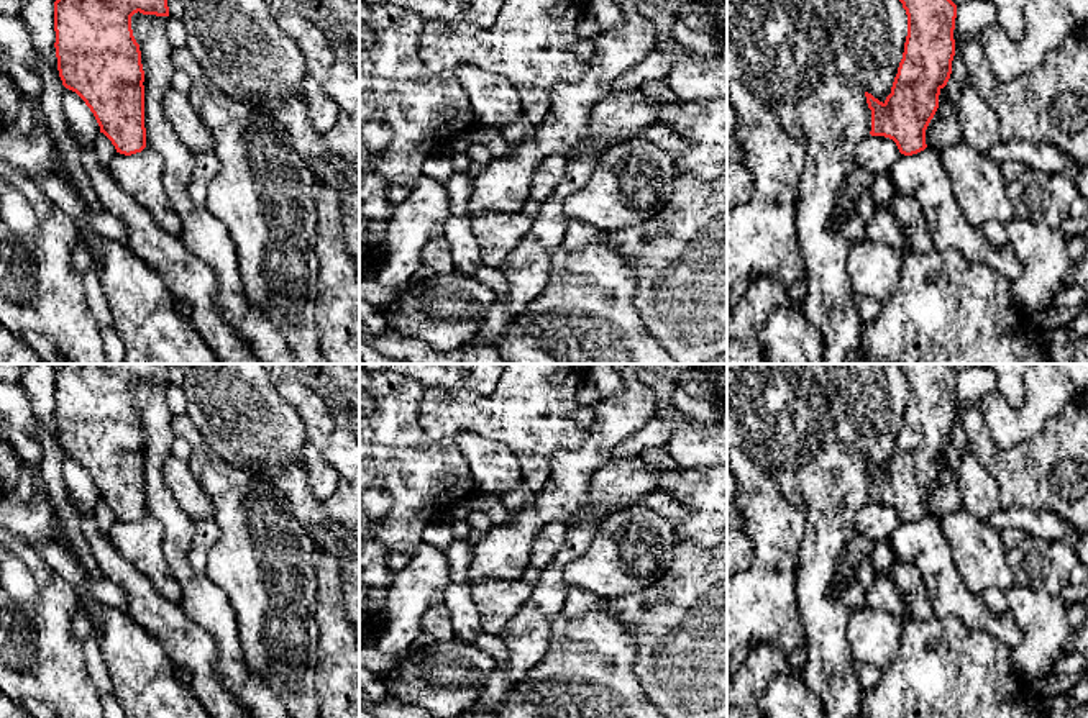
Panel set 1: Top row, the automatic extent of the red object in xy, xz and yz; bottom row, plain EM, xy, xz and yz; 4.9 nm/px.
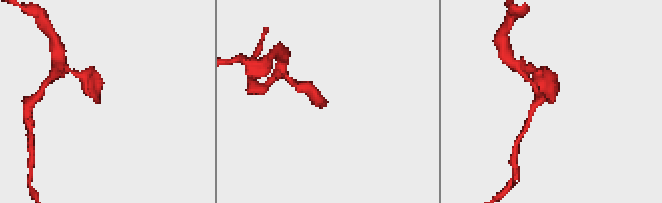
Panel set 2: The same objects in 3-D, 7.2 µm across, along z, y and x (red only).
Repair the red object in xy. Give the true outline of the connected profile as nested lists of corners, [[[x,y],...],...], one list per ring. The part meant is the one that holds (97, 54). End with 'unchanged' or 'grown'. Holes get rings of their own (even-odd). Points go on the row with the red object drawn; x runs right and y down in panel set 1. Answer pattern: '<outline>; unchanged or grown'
[[[56,0],[54,31],[56,57],[62,85],[75,92],[94,113],[100,133],[103,133],[117,152],[131,156],[146,148],[144,128],[144,70],[141,51],[131,30],[135,13],[169,16],[167,0]]]; unchanged

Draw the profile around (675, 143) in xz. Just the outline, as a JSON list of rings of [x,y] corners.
[[[653,123],[640,131],[635,131],[625,138],[625,141],[629,139],[651,143],[665,149],[673,157],[679,157],[689,143],[688,136],[663,123]]]

